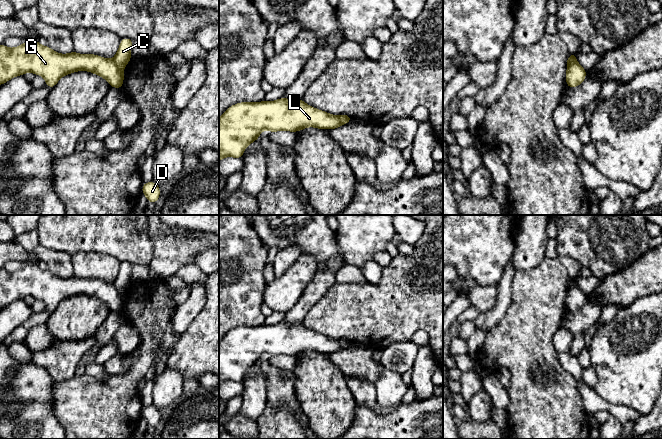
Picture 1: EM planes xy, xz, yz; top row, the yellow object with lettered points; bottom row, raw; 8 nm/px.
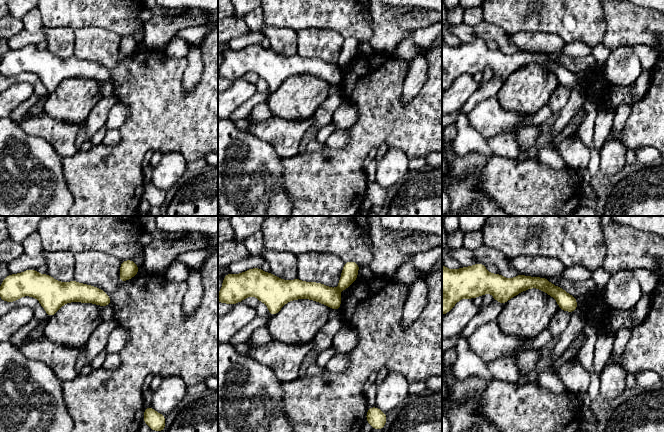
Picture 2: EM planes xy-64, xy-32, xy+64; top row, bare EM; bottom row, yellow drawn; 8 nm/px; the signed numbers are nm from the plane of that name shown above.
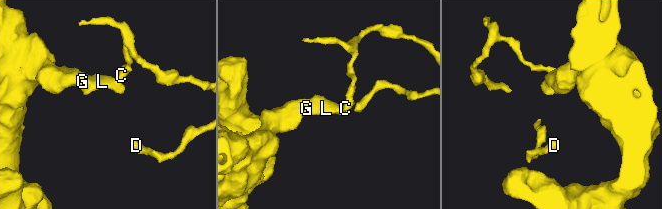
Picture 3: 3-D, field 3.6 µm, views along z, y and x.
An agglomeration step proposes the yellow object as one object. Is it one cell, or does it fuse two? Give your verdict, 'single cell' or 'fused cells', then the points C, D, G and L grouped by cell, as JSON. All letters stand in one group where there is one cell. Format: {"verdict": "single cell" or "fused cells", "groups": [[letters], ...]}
{"verdict": "fused cells", "groups": [["C", "D"], ["G", "L"]]}

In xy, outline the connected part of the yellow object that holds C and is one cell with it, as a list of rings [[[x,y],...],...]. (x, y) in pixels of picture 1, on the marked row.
[[[121,38],[119,48],[114,56],[114,61],[119,67],[125,67],[131,60],[131,47],[133,40],[129,38]]]

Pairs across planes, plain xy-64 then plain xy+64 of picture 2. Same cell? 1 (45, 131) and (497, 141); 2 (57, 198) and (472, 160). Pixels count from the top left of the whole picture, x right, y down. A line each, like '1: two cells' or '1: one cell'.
1: one cell
2: one cell

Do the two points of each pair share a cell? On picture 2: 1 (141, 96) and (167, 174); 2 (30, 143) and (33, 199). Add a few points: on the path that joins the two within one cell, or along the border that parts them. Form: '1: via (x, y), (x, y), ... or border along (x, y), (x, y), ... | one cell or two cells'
1: border along (162, 154), (177, 152), (185, 160) | two cells
2: via (31, 157), (31, 185) | one cell

